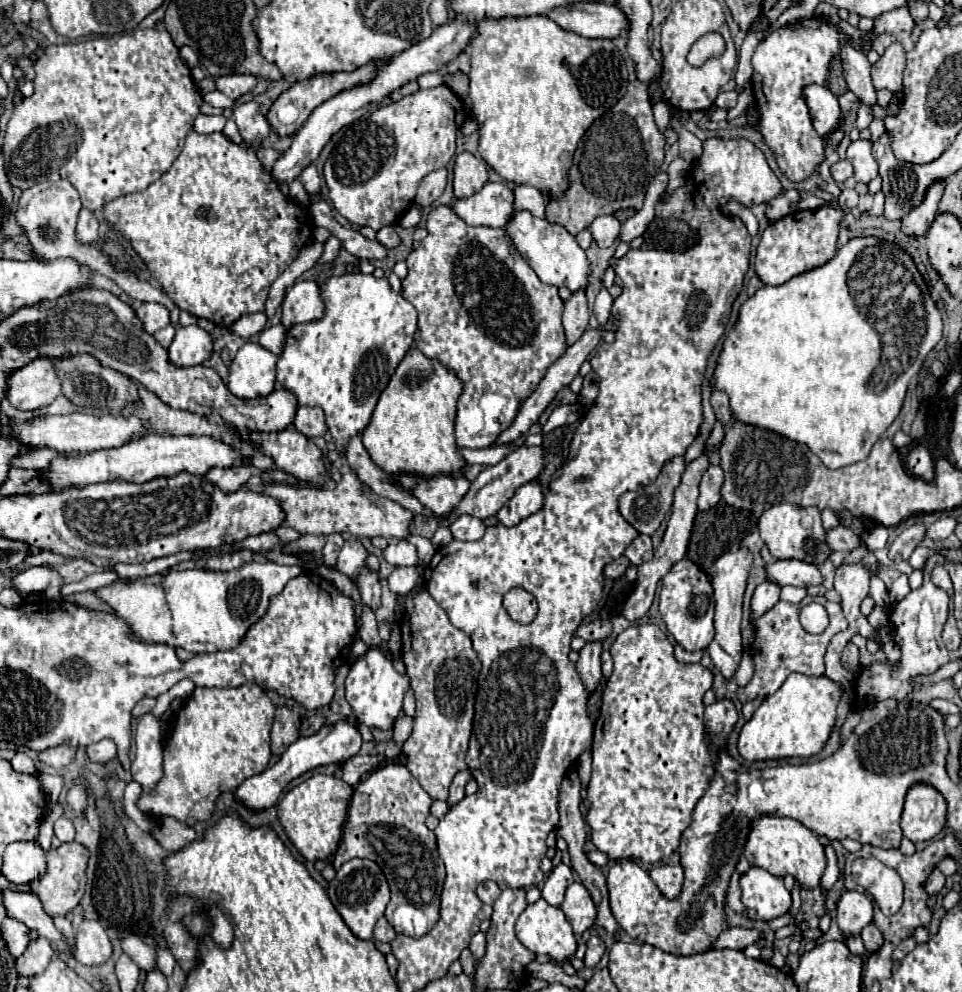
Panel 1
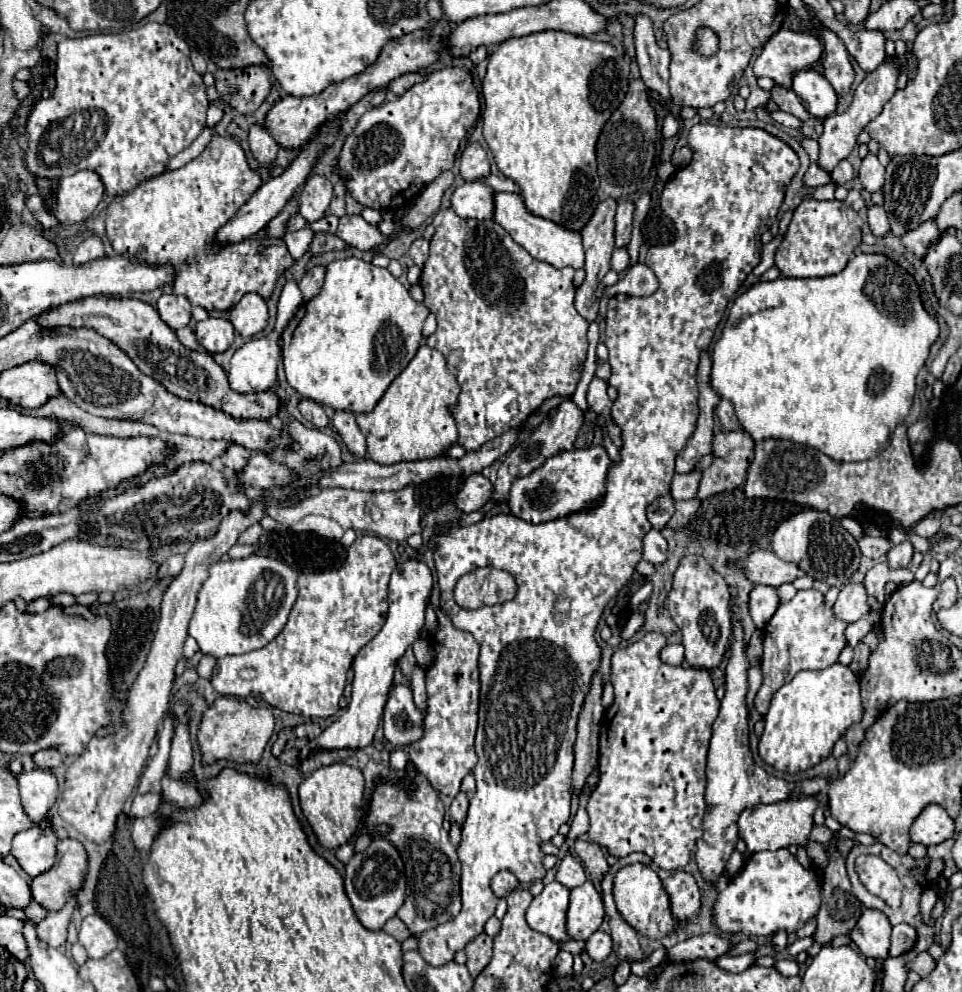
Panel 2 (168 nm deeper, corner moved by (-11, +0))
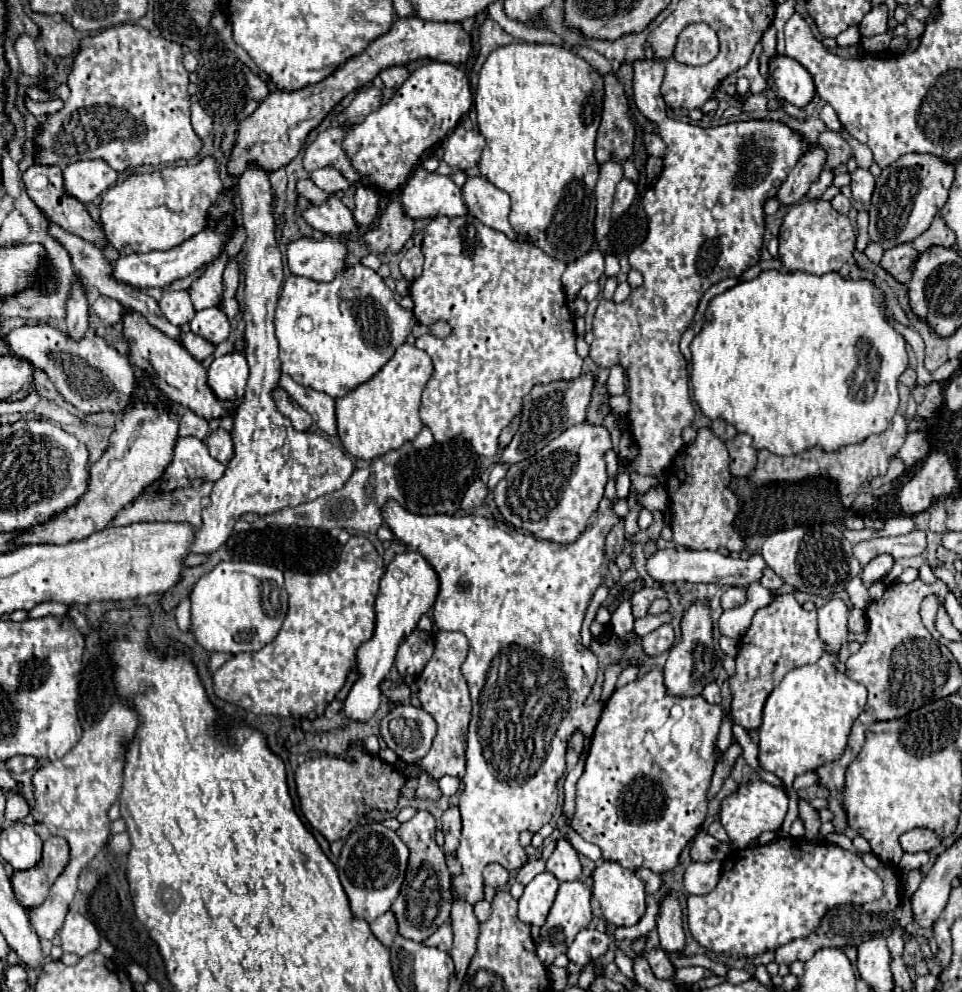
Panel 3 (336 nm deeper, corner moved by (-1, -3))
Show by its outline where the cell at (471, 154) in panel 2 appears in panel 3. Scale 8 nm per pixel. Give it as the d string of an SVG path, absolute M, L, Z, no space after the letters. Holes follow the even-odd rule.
M457 125L443 141L443 159L453 169L469 171L479 163L483 147L485 137L479 133L479 129Z

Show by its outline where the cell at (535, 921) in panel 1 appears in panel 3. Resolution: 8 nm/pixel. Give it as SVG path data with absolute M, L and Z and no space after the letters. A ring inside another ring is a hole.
M549 871L535 875L535 879L525 885L525 891L519 899L519 919L527 925L541 927L555 901L557 889L559 881Z

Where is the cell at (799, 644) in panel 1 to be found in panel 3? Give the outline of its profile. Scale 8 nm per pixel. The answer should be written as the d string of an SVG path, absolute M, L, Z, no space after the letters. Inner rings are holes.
M791 593L777 595L773 603L753 615L749 629L739 641L739 653L735 657L737 669L735 675L729 677L733 723L745 727L747 731L759 729L763 705L771 689L779 685L787 671L815 663L823 653L823 641L819 641L817 635L817 611L805 611Z

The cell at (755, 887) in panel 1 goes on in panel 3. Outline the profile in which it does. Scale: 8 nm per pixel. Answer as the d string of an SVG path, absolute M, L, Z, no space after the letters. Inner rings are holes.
M779 837L767 845L731 851L723 861L717 887L707 895L687 897L687 923L699 945L727 957L755 957L793 941L809 937L827 911L837 905L863 905L883 897L883 881L859 855L837 845L809 841L805 837Z

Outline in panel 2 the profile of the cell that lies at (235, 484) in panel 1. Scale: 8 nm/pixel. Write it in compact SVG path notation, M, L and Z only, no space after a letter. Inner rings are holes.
M231 444L227 448L227 452L221 456L221 462L225 464L227 470L231 472L241 472L247 464L249 464L249 458L251 458L251 452L245 450L243 446L239 444Z

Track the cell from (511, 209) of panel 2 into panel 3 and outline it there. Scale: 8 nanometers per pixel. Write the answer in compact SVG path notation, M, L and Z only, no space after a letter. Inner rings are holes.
M469 175L465 185L461 187L463 203L467 211L483 221L491 229L503 231L511 239L525 239L517 237L515 231L509 225L509 195L501 189L497 189L493 183L489 183L485 177L479 175Z

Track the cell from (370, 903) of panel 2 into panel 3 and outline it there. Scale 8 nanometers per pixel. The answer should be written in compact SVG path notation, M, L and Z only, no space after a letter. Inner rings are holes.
M367 823L363 827L353 829L353 833L347 837L341 849L337 869L355 917L373 923L379 915L391 909L405 879L407 861L409 861L407 845L399 839L395 831L387 829L385 825Z

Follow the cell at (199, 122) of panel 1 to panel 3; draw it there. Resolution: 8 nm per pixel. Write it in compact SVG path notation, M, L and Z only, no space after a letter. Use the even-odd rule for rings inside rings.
M103 159L75 161L63 171L65 189L83 203L97 199L117 181L117 171L109 167Z

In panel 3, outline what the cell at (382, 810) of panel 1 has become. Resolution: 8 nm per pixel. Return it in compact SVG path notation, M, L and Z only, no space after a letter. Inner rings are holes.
M417 811L413 819L403 823L397 829L399 837L405 841L405 845L411 849L407 877L401 887L399 897L391 905L391 911L395 913L399 921L399 933L413 941L425 941L429 939L449 917L451 911L451 875L445 863L445 855L441 847L435 843L435 817L429 811Z

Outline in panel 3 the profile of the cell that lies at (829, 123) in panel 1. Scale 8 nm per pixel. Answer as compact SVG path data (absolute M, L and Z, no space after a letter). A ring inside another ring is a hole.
M773 55L769 59L767 79L777 97L797 107L807 105L815 95L813 77L809 75L809 71L799 61L787 55Z

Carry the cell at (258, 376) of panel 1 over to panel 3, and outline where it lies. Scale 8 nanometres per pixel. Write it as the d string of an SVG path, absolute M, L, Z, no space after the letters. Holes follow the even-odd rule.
M227 353L217 357L207 369L207 385L221 401L239 403L245 393L247 377L249 367L243 353Z

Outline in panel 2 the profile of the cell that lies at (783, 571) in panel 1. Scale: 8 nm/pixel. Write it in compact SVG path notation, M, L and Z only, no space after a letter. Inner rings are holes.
M769 550L751 552L741 562L741 568L747 572L747 578L753 580L755 584L767 584L767 586L775 586L775 588L805 576L805 572L799 566L795 566L793 562L779 560Z

